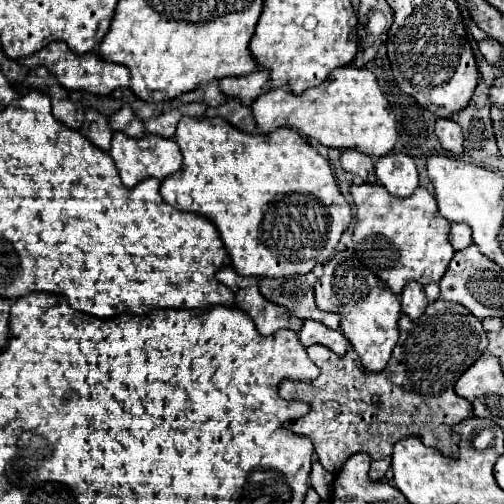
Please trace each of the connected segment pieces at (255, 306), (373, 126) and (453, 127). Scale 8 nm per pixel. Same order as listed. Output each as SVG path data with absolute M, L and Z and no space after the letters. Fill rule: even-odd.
M225 267L221 269L221 273L217 273L217 281L229 285L229 289L235 293L235 307L245 311L253 319L261 335L273 335L279 329L291 329L295 333L301 331L301 319L261 297L257 277L241 277L233 267Z
M339 67L329 73L323 85L307 89L301 95L293 95L289 87L271 89L257 97L251 111L261 133L271 133L277 127L291 127L325 147L355 149L369 157L387 155L397 141L391 105L383 97L375 75L367 69Z
M437 119L435 133L437 133L437 139L441 141L441 147L445 151L449 151L455 157L459 157L463 153L463 131L455 121Z

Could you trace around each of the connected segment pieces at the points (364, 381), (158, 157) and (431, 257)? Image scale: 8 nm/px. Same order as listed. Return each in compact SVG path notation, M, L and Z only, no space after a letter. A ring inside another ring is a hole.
M443 299L433 301L423 317L417 321L411 321L409 317L401 315L399 319L399 343L393 349L393 355L381 373L369 373L359 363L359 357L353 349L345 353L345 357L337 357L335 353L329 353L323 345L311 345L307 349L309 359L321 369L321 375L315 381L283 381L279 387L279 395L283 399L303 401L311 409L305 417L285 423L285 429L293 431L295 435L309 437L315 453L323 465L323 469L335 473L339 471L345 461L353 453L367 453L371 457L371 479L381 481L391 467L391 455L393 445L405 437L419 437L423 445L435 447L441 455L455 459L459 455L459 435L453 433L453 425L461 423L471 415L471 405L463 397L457 397L455 383L487 349L487 333L481 327L481 321L469 313L469 309L449 303Z
M113 133L109 155L113 157L113 161L119 169L121 181L127 189L133 189L145 177L153 177L153 179L163 181L167 175L177 173L183 165L183 155L179 151L179 145L173 139L155 137L155 135L149 135L149 133L143 135L141 139L129 139L123 133Z
M351 185L351 197L357 207L353 227L353 249L359 261L371 269L395 295L401 295L407 281L421 285L439 283L455 253L449 245L451 223L439 215L435 197L417 187L413 197L393 197L383 185Z

